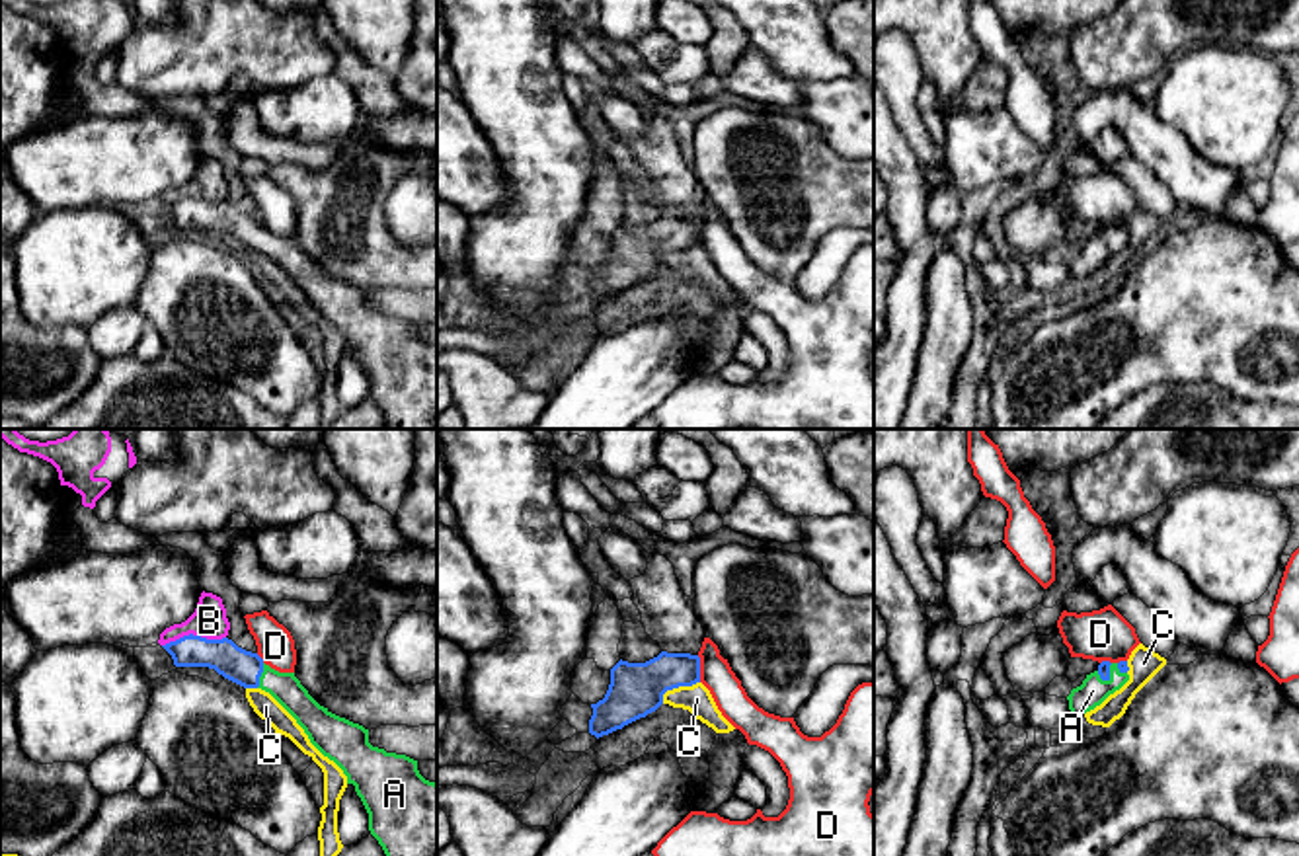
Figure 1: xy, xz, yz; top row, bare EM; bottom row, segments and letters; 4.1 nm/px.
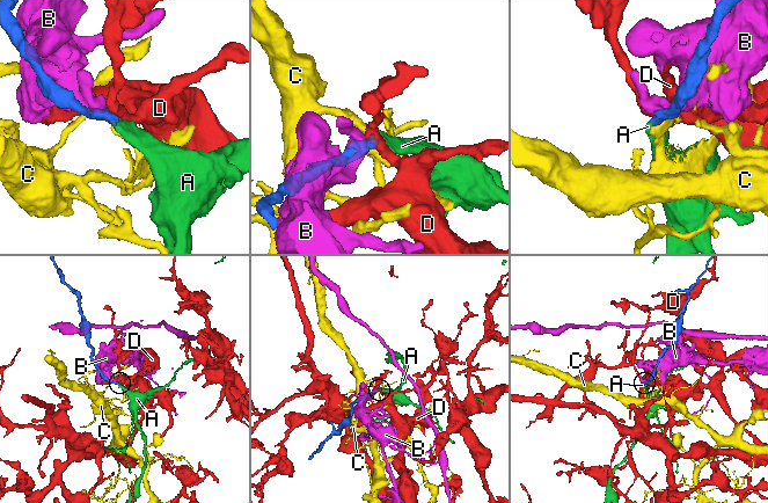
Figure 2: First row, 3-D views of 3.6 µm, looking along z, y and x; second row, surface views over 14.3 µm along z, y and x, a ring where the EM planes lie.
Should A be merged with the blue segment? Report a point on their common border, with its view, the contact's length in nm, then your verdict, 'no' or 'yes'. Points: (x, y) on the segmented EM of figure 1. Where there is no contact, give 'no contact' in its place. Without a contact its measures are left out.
contact xy (260, 675); length 110 nm; yes

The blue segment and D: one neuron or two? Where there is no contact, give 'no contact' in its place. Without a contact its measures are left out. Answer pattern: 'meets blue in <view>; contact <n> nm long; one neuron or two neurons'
meets blue in xz; contact 110 nm long; two neurons

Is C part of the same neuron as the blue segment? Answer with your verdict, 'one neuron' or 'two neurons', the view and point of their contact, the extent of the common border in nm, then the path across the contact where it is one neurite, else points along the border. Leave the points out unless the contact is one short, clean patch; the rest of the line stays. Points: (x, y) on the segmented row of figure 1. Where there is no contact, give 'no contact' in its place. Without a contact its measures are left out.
two neurons | xz (677, 687) | 180 nm | along xz (699, 681), (669, 689), (662, 702)

